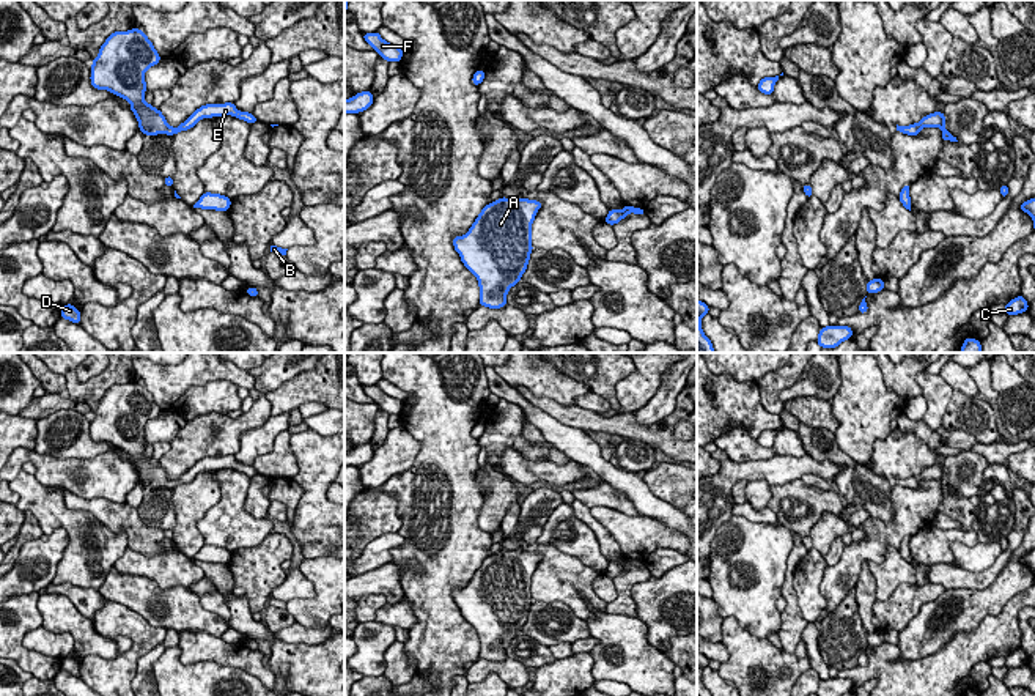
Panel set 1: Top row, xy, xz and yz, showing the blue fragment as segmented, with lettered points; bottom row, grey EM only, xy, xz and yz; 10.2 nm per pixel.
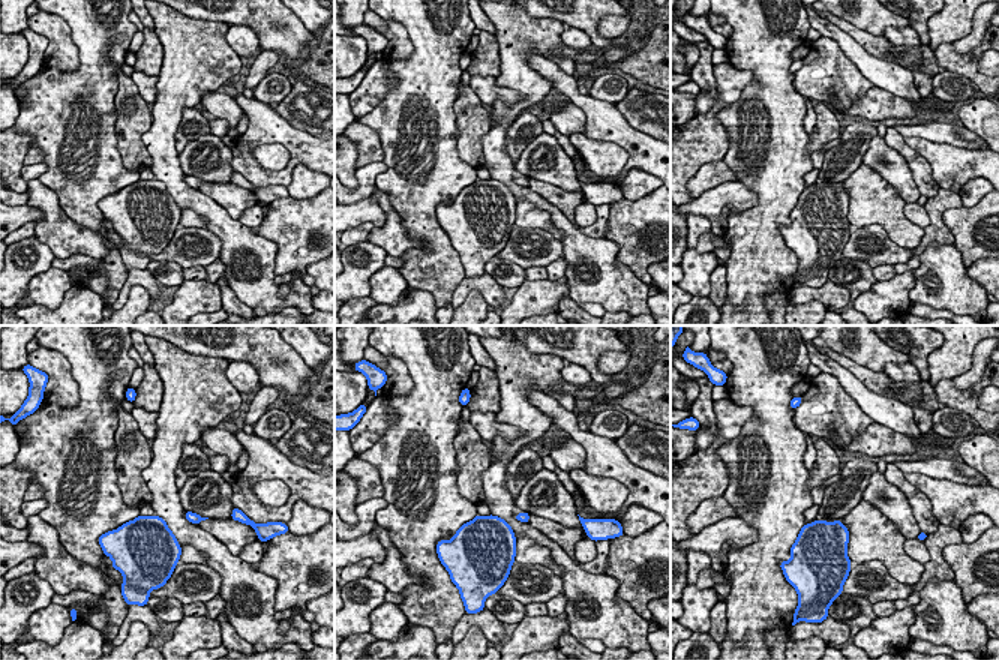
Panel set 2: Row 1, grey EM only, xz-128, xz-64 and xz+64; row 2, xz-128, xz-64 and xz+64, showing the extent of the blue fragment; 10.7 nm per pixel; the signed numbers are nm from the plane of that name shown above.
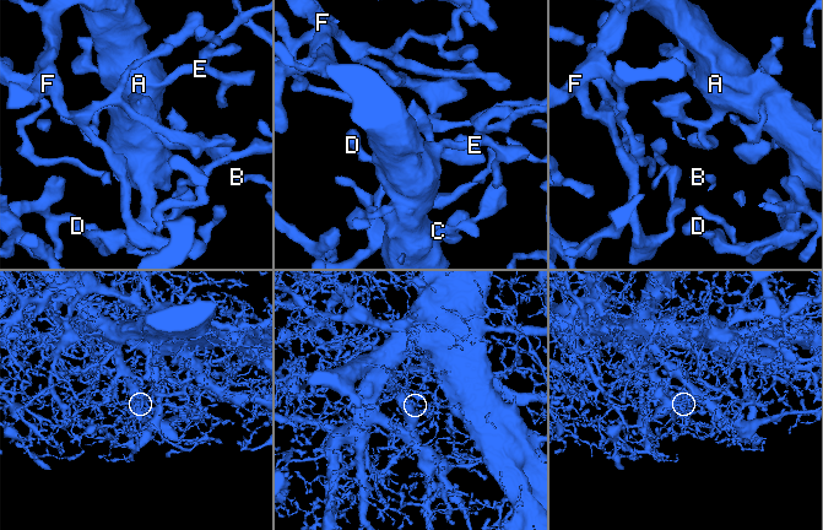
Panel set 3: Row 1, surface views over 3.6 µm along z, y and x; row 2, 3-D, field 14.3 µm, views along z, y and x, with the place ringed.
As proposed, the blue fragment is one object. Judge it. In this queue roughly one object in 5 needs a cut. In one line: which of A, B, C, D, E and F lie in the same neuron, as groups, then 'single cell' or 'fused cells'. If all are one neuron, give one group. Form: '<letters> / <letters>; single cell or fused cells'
A B C D E F; single cell

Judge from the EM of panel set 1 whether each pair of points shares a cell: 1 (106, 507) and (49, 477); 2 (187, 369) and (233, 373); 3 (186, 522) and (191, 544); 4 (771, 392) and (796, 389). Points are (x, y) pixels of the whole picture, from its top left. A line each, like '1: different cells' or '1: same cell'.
1: different cells
2: same cell
3: same cell
4: different cells

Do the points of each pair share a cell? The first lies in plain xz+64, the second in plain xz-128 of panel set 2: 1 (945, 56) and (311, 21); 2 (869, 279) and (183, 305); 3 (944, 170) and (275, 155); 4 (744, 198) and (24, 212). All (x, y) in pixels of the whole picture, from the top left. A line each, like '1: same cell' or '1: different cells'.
1: different cells
2: different cells
3: same cell
4: same cell

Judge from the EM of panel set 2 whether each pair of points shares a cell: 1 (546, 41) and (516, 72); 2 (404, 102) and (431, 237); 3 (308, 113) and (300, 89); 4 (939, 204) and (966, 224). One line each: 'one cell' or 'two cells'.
1: one cell
2: one cell
3: one cell
4: two cells

